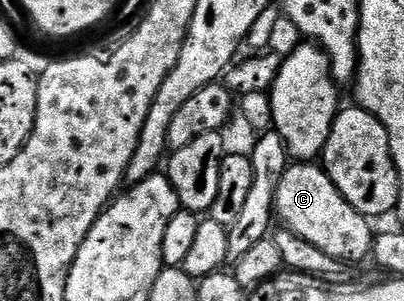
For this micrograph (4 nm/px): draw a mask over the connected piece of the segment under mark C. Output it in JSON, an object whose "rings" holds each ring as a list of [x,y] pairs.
{"rings":[[[293,163],[285,170],[285,174],[277,183],[277,191],[273,194],[271,202],[275,210],[275,217],[282,221],[284,228],[293,233],[296,237],[302,237],[307,243],[319,247],[328,257],[332,257],[334,262],[341,261],[361,261],[370,256],[373,247],[375,229],[372,229],[370,218],[365,217],[343,195],[334,187],[333,180],[325,174],[324,168],[317,163]]]}

